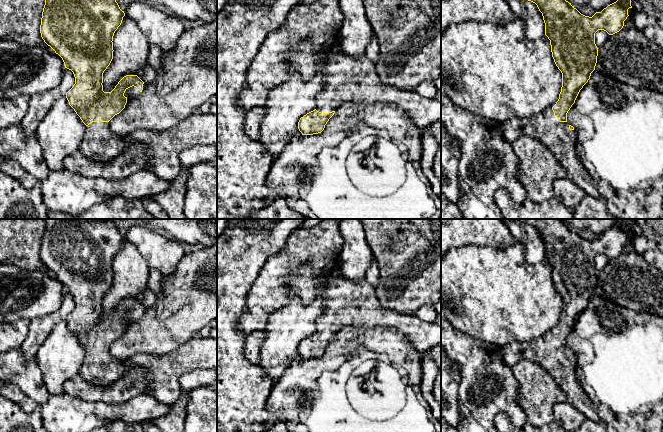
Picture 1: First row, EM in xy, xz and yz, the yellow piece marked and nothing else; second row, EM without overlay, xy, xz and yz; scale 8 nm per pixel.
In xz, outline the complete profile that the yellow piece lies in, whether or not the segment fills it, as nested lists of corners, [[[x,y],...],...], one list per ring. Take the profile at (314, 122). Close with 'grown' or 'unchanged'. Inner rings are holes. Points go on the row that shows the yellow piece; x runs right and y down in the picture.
[[[345,52],[332,57],[323,71],[325,84],[323,90],[316,97],[316,109],[300,118],[298,129],[302,135],[321,133],[335,111],[344,103],[371,105],[374,103],[394,102],[404,110],[419,130],[437,125],[441,121],[441,102],[435,98],[426,98],[415,91],[401,92],[394,87],[379,81],[373,62],[365,55],[354,58]]]; grown

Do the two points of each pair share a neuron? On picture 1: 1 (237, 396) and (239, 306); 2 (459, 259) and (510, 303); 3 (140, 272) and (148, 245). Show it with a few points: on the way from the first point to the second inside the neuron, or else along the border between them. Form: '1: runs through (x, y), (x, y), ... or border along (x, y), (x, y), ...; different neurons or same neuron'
1: runs through (229, 374), (229, 328); same neuron
2: runs through (472, 272), (497, 297); same neuron
3: border along (129, 241), (150, 268); different neurons

